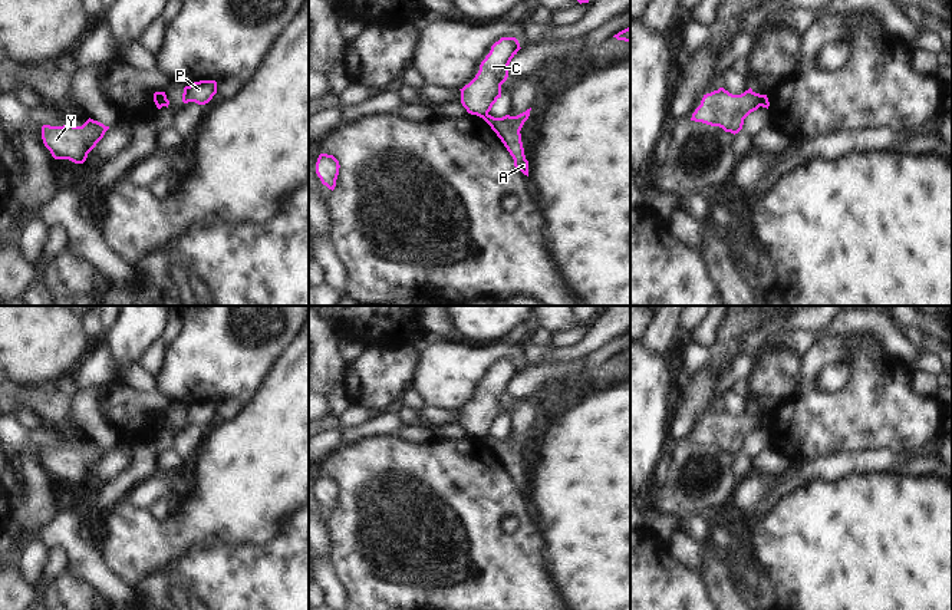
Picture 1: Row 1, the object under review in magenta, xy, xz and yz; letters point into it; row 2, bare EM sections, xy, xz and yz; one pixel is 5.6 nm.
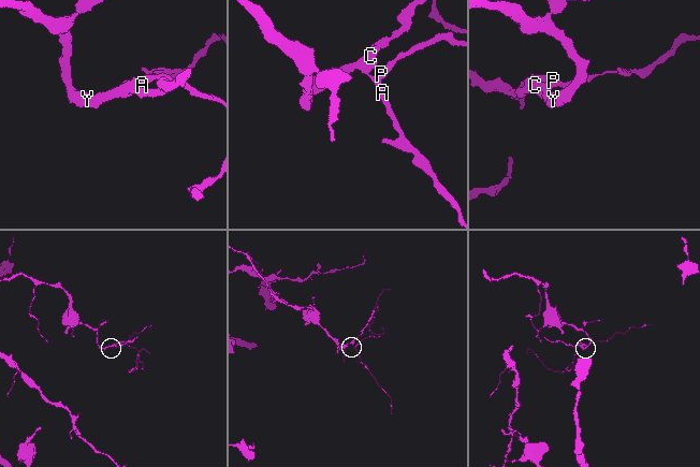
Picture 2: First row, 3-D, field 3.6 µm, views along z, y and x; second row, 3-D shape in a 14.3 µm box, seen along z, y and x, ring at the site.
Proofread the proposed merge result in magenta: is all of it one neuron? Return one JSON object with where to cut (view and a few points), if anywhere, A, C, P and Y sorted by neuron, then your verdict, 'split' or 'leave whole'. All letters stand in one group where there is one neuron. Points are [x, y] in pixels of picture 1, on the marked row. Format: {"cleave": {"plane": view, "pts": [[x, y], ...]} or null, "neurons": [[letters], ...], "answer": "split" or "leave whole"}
{"cleave": {"plane": "xz", "pts": [[487, 114], [483, 118]]}, "neurons": [["A", "P"], ["C", "Y"]], "answer": "split"}

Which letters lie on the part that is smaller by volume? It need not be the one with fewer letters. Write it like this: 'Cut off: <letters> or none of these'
Cut off: A, P

